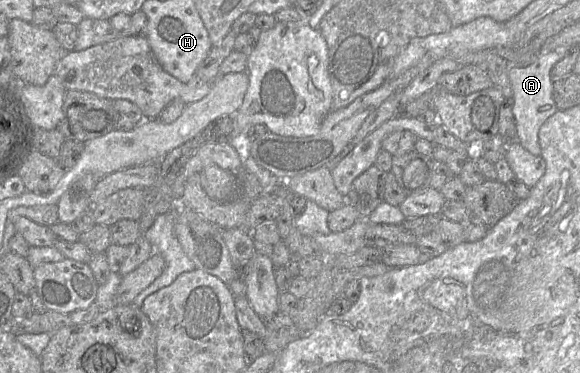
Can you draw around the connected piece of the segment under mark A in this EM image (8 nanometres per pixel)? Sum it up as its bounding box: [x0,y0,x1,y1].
[509,50,564,155]

